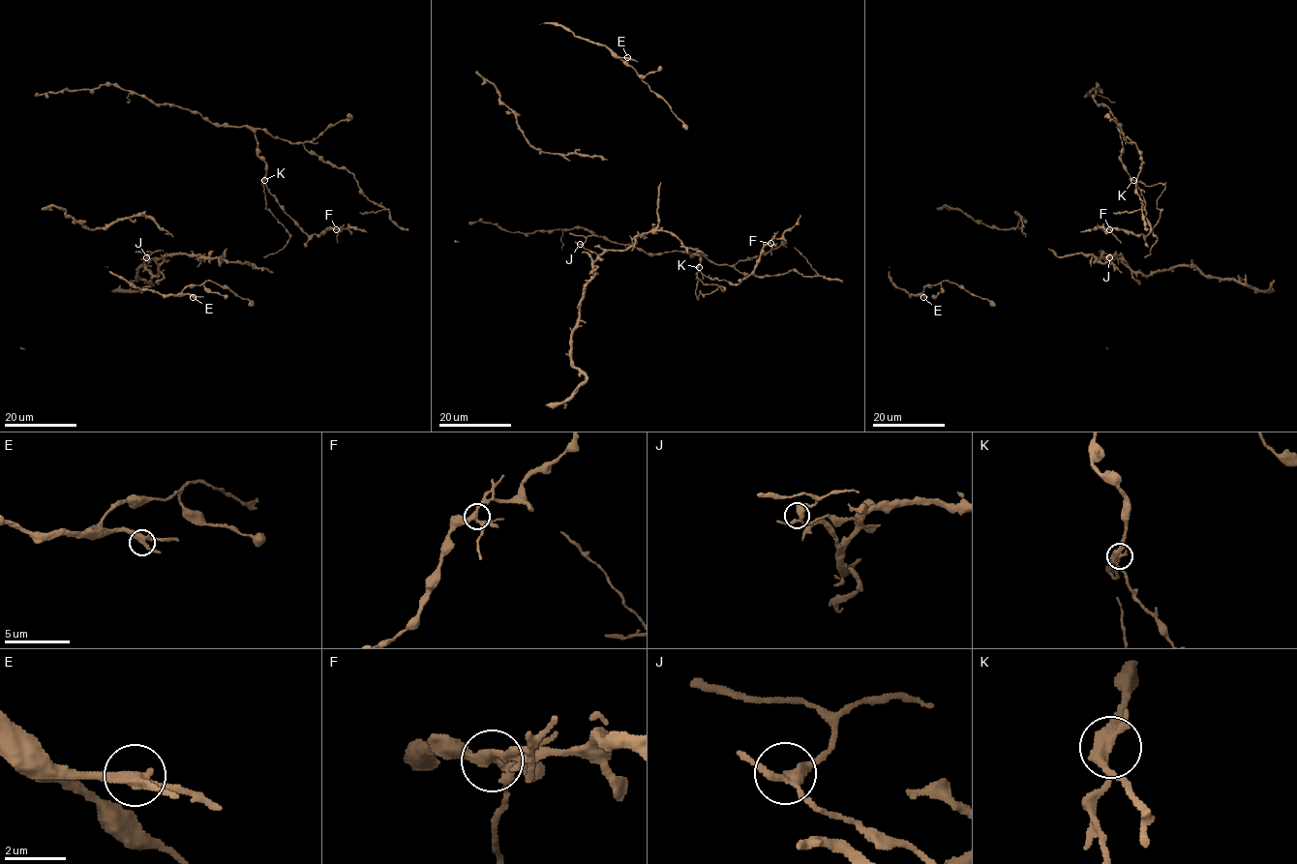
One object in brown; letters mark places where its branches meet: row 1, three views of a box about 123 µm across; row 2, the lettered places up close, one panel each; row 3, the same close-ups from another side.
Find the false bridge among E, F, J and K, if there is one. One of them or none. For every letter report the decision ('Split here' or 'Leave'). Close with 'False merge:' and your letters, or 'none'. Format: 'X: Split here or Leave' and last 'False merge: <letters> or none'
E: Leave
F: Leave
J: Leave
K: Split here
False merge: K

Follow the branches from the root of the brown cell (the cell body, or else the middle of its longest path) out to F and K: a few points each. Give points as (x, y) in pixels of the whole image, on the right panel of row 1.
F: (1151, 253), (1161, 183), (1136, 182), (1146, 236), (1109, 229)
K: (1151, 253), (1157, 239), (1152, 228), (1161, 212), (1157, 199), (1164, 186), (1147, 186), (1133, 180)

